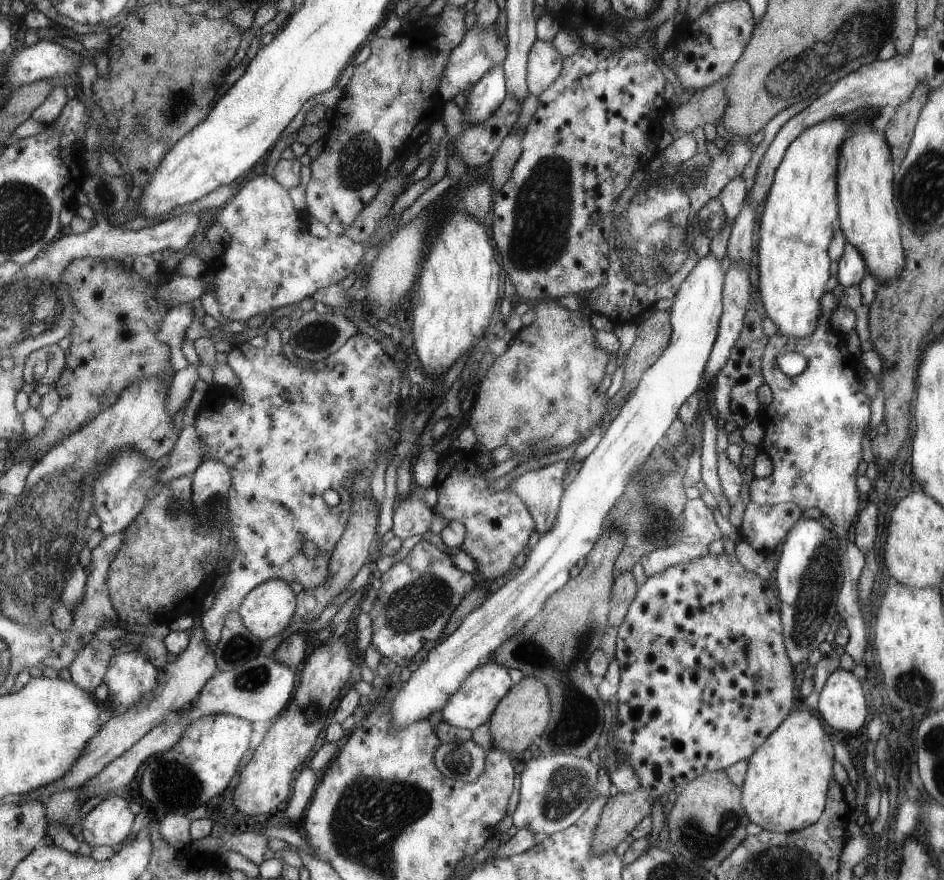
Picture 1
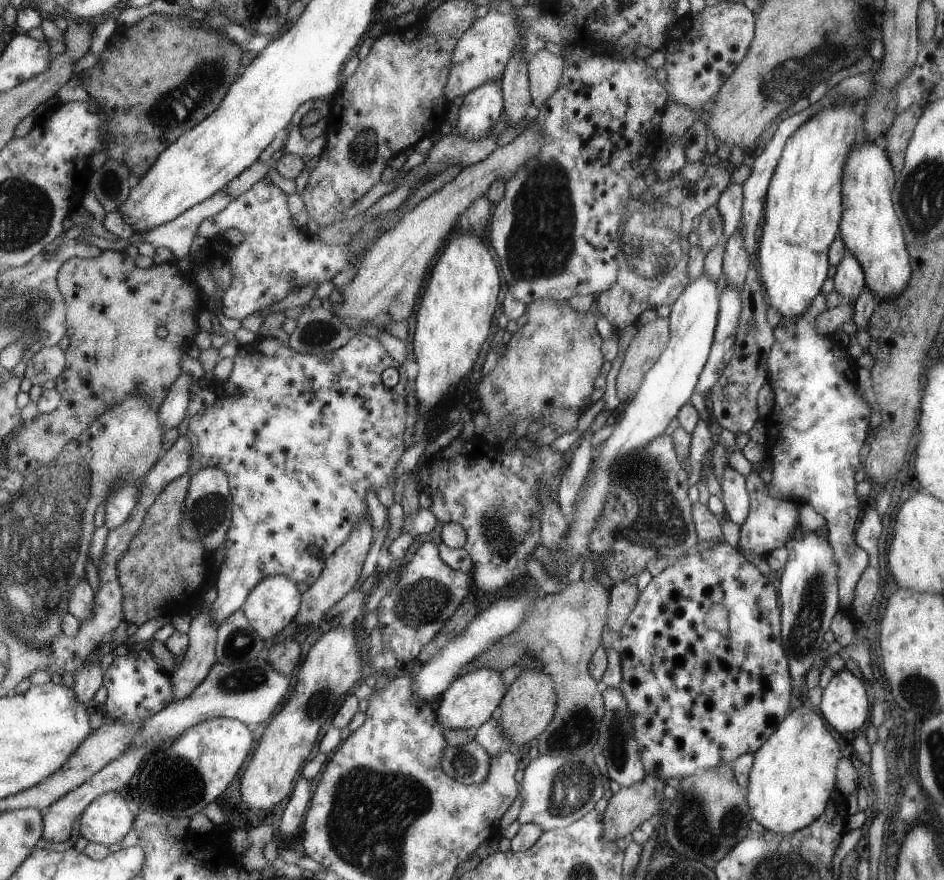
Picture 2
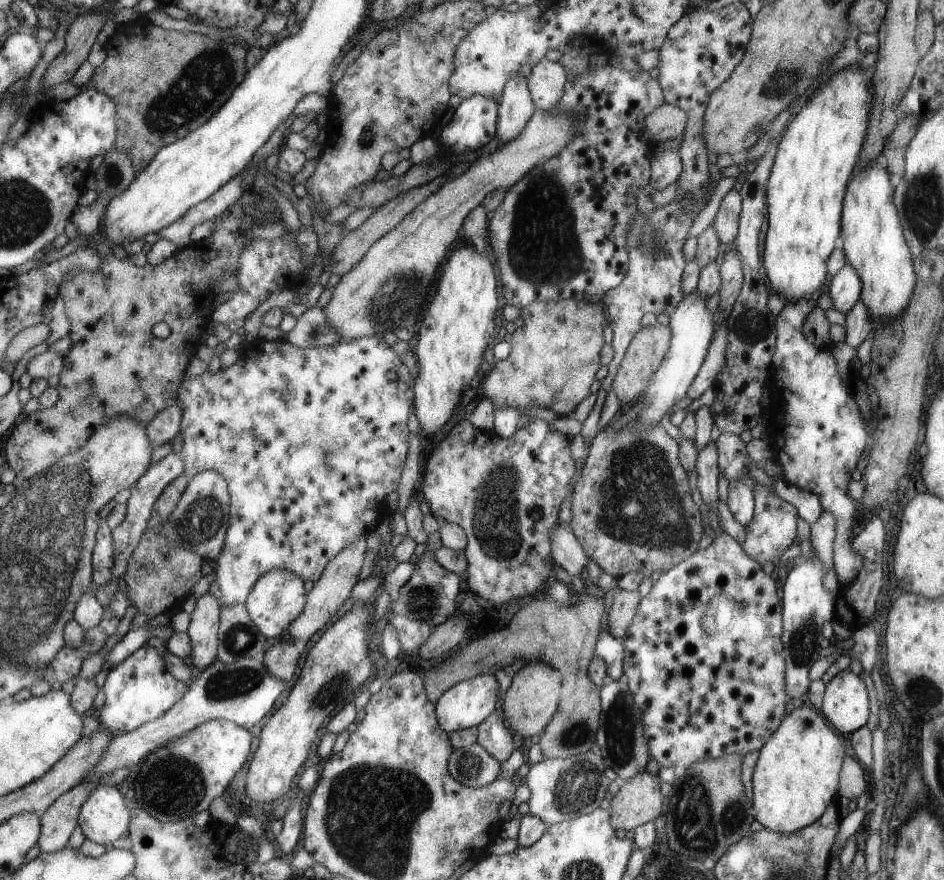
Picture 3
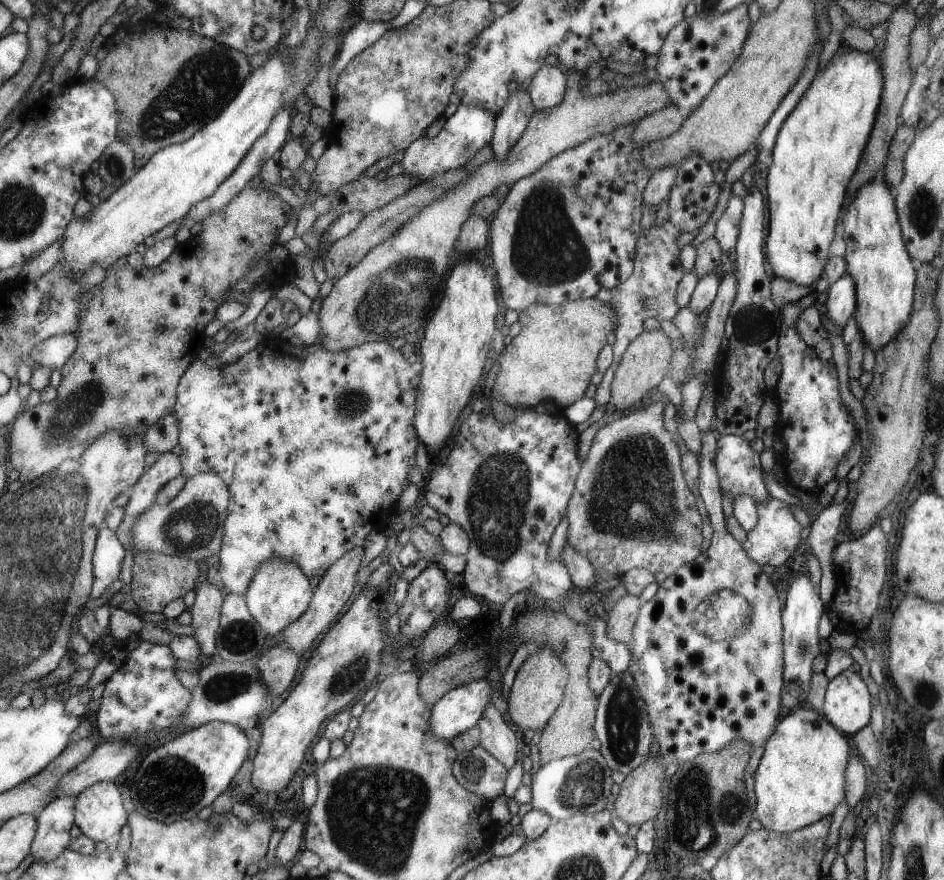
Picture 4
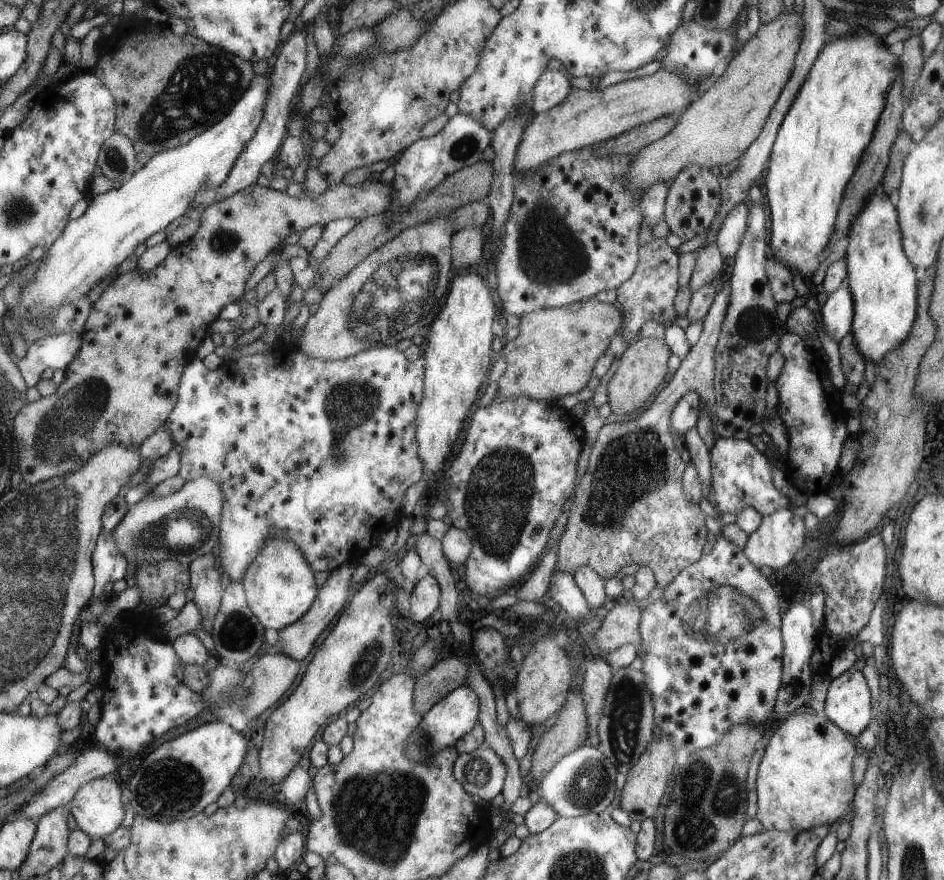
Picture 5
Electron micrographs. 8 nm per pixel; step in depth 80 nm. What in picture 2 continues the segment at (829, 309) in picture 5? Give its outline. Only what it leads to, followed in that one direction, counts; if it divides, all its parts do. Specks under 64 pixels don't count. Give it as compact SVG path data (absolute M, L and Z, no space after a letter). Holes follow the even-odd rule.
M846 253L837 264L832 280L832 290L835 290L843 304L855 302L865 286L862 267L858 260L849 253Z

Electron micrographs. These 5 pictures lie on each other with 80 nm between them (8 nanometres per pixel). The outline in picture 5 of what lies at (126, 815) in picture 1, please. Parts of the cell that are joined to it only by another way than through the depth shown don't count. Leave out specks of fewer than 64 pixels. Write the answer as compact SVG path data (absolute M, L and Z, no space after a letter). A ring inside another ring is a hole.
M114 775L83 785L70 802L77 828L84 830L93 839L104 839L117 830L125 818L121 786Z

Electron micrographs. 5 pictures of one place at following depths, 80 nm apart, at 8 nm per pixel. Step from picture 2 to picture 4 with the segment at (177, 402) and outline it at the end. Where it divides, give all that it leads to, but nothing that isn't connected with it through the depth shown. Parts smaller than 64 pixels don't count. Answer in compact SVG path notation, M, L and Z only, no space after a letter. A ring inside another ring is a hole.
M173 412L154 424L145 434L145 444L149 452L163 453L173 450L180 442L180 420Z

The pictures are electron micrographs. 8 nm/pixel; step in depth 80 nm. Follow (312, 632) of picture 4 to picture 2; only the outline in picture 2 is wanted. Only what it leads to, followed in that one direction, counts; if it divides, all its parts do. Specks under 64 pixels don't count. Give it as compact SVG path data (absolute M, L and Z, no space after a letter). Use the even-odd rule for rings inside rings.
M367 520L359 521L358 525L353 529L349 540L327 558L326 568L322 572L322 576L319 577L319 580L315 583L315 586L309 588L309 590L303 594L303 606L301 606L297 624L301 624L301 626L319 626L321 621L328 616L331 608L333 608L339 600L343 600L343 598L355 588L355 584L359 582L361 564L363 564L365 554L367 554L367 550L369 550L369 542L371 542L371 524L369 524Z

